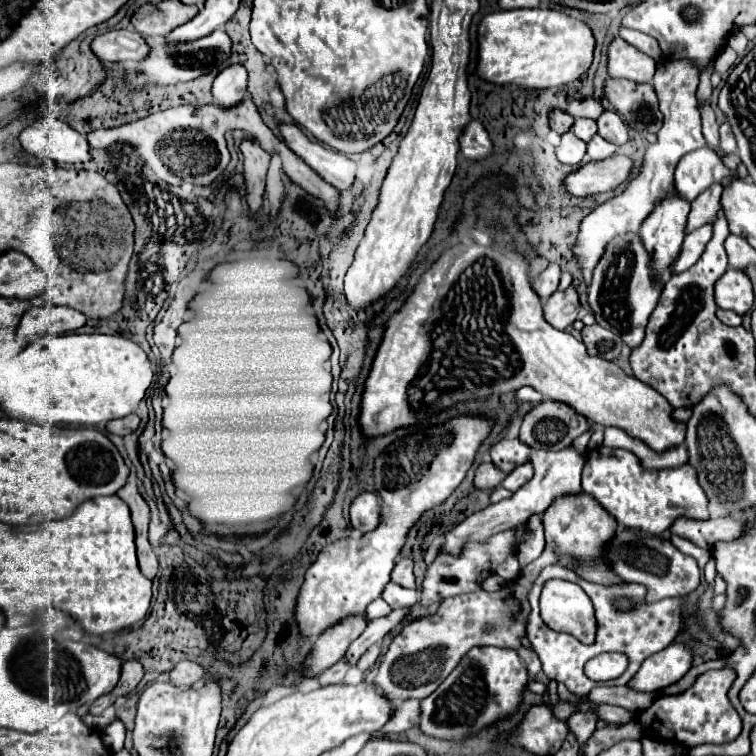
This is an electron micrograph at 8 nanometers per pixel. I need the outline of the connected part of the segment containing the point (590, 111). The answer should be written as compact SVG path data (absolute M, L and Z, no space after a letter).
M587 98L587 100L575 100L575 102L571 102L569 108L567 108L567 112L573 118L591 118L591 120L597 120L603 114L603 108L593 98Z

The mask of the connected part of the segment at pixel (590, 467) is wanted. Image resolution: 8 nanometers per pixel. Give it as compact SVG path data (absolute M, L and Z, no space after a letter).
M601 446L587 452L587 462L583 468L583 490L593 494L597 502L605 506L611 516L615 516L617 522L653 536L661 536L679 516L697 520L709 518L707 496L697 482L695 468L689 462L677 468L647 470L633 452Z

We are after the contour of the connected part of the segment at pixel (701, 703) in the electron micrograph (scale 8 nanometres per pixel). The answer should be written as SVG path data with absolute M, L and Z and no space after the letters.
M707 670L703 672L693 686L683 694L659 696L649 708L649 722L641 724L643 732L657 740L673 740L683 748L695 748L701 744L727 744L741 734L741 718L733 708L727 692L735 680L735 670Z

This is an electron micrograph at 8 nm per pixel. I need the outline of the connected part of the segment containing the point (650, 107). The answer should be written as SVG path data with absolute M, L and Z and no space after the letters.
M607 78L603 94L623 118L623 122L627 122L633 130L653 134L661 130L663 118L651 84L637 84L623 78Z

